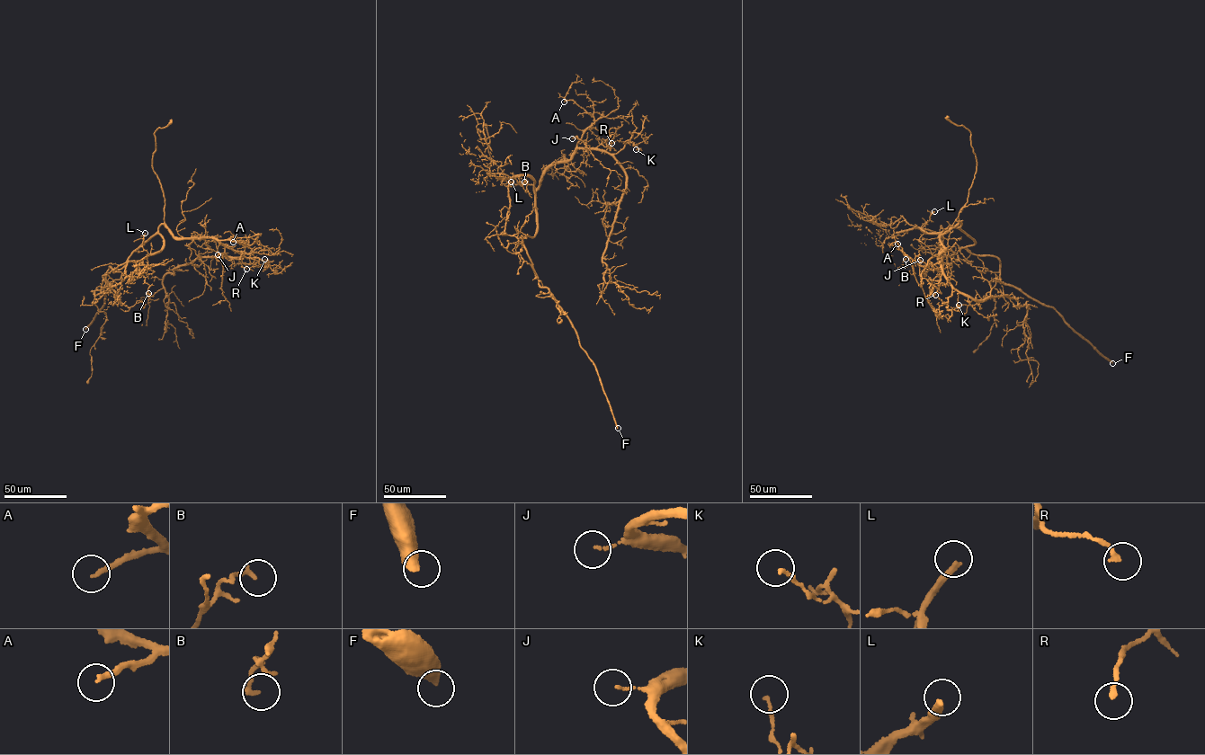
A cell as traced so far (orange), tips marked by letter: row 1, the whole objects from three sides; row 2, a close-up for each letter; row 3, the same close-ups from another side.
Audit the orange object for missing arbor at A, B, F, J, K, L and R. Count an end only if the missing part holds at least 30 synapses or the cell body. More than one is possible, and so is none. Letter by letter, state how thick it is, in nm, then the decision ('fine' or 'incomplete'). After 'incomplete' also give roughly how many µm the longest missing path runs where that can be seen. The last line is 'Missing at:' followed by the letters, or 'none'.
A: calibre 180 nm; incomplete; missing 15 µm
B: calibre 170 nm; fine
F: calibre 460 nm; incomplete; missing 750 µm
J: calibre 100 nm; fine
K: calibre 140 nm; fine
L: calibre 280 nm; incomplete; missing 60 µm
R: calibre 190 nm; fine
Missing at: A, F, L

